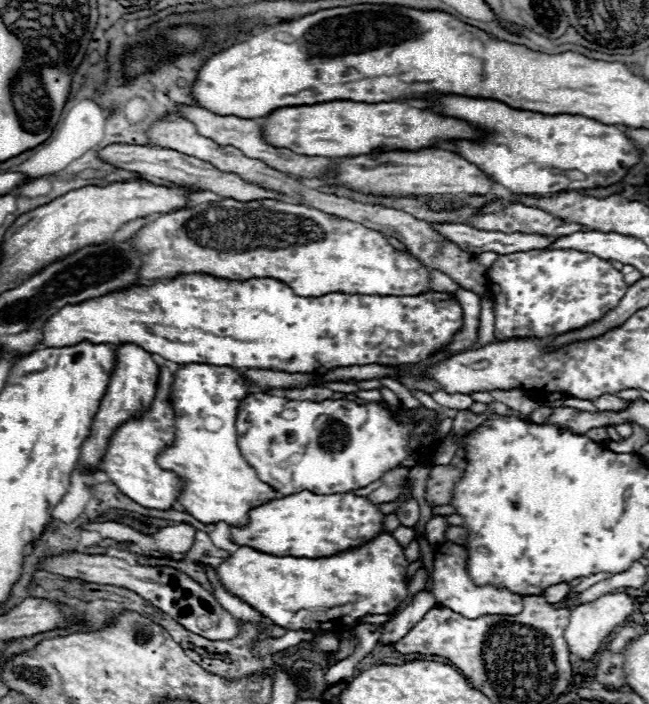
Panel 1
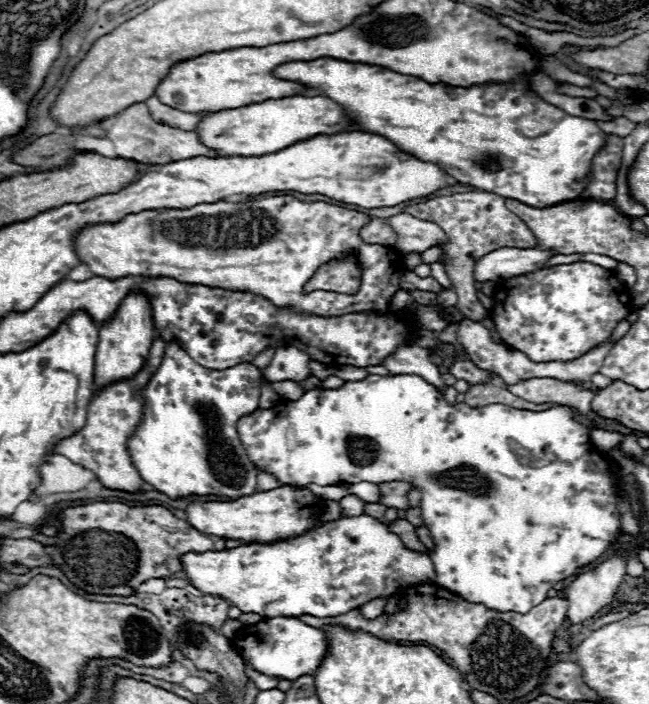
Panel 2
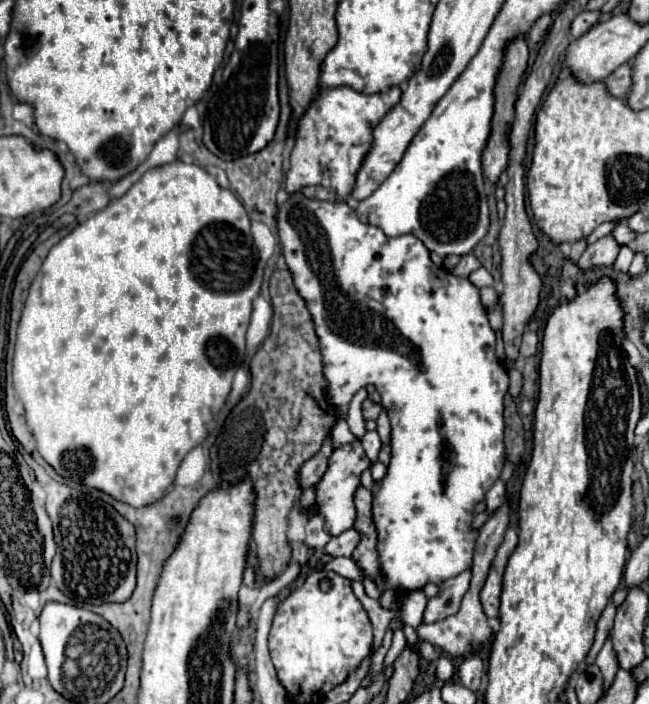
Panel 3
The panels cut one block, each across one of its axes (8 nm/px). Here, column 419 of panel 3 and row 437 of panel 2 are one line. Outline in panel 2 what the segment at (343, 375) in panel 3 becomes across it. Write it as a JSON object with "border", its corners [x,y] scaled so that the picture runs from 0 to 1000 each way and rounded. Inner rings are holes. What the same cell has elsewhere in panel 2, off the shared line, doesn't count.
{"border":[[[613,531],[613,534],[567,534],[561,540],[533,543],[527,551],[518,554],[478,554],[459,568],[428,571],[422,580],[410,582],[391,582],[388,588],[370,594],[364,602],[364,611],[370,616],[370,631],[376,634],[385,656],[410,670],[419,673],[431,688],[447,690],[468,690],[468,688],[490,688],[490,690],[521,690],[521,688],[552,688],[552,685],[604,685],[604,682],[626,682],[635,685],[638,693],[650,696],[650,733],[653,744],[663,753],[669,764],[669,784],[663,784],[663,793],[672,807],[672,830],[696,838],[700,844],[709,844],[721,855],[746,858],[752,866],[767,869],[814,869],[835,852],[841,852],[841,841],[863,824],[878,821],[891,815],[894,807],[918,798],[931,784],[943,778],[943,773],[955,761],[955,727],[949,719],[952,707],[952,673],[943,668],[943,656],[934,648],[934,642],[918,639],[912,631],[906,614],[906,605],[897,605],[881,597],[881,585],[875,577],[857,577],[838,585],[820,585],[820,582],[795,582],[773,574],[755,574],[743,580],[724,580],[718,574],[700,574],[693,577],[684,563],[659,545],[653,537],[641,531]]]}

